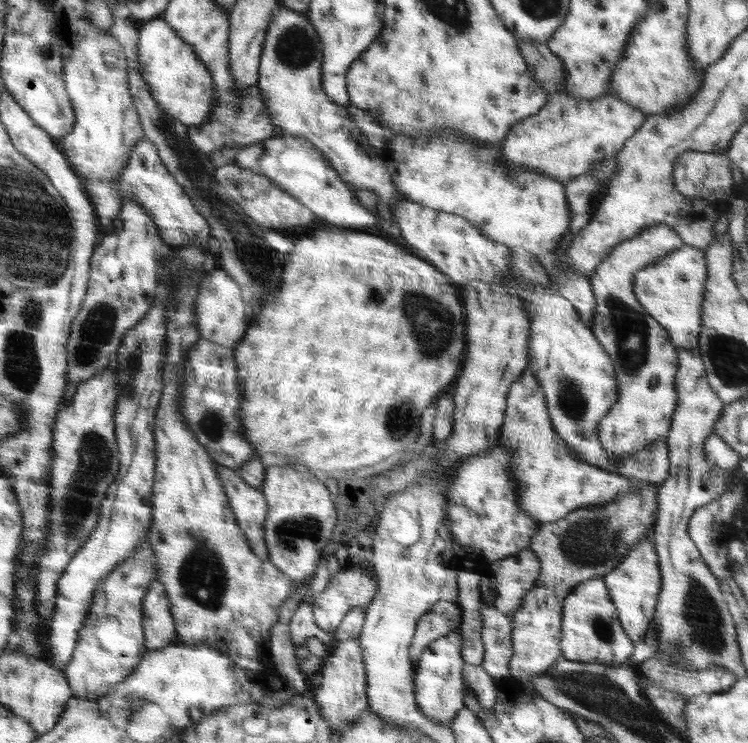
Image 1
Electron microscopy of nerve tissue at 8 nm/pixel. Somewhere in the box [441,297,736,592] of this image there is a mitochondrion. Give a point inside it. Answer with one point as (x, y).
(592, 539)

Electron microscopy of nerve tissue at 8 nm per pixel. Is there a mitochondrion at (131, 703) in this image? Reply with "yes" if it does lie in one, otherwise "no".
yes

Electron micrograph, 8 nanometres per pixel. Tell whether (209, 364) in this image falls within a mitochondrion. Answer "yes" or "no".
no

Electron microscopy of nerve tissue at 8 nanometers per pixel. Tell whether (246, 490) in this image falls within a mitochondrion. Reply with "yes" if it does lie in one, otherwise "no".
no

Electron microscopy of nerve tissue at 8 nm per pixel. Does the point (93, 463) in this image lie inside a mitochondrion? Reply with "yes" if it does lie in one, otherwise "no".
yes

